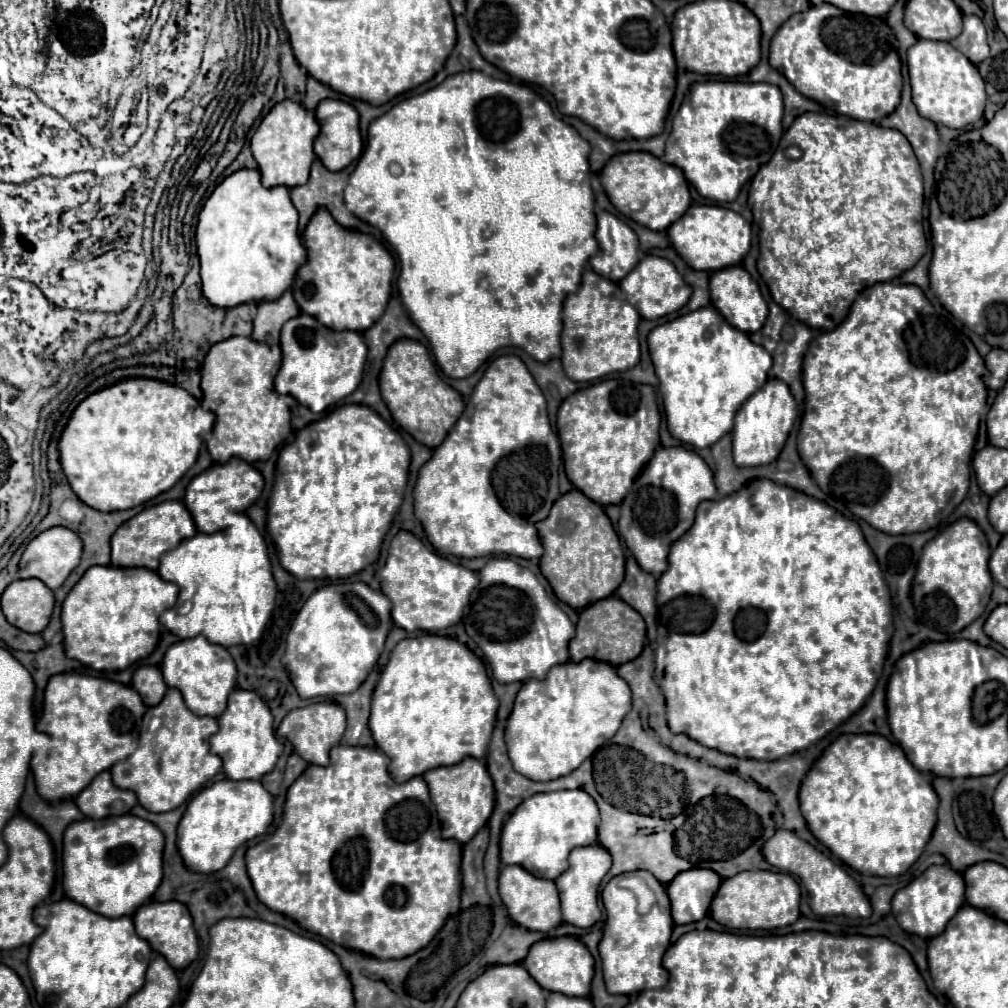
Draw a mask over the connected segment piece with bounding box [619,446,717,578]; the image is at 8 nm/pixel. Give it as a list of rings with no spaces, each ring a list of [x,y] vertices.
[[[659,446],[621,502],[619,534],[639,566],[659,578],[667,570],[669,546],[691,528],[697,504],[713,498],[717,498],[713,472],[701,456],[683,446]]]

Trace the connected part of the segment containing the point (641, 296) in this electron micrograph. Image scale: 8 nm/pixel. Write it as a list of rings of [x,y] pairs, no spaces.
[[[647,254],[621,282],[613,284],[619,286],[619,294],[622,293],[621,300],[631,304],[643,318],[649,318],[649,320],[655,320],[679,310],[681,306],[687,304],[691,296],[691,286],[683,280],[683,276],[677,272],[673,262],[653,254]]]

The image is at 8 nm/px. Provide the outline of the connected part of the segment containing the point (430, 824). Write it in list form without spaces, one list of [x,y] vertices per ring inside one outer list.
[[[333,746],[329,766],[307,766],[289,786],[279,828],[245,854],[257,898],[269,910],[293,918],[305,930],[335,944],[381,960],[405,958],[425,948],[451,912],[451,894],[461,888],[461,844],[441,838],[439,818],[423,778],[395,784],[387,766],[389,758],[377,748]]]

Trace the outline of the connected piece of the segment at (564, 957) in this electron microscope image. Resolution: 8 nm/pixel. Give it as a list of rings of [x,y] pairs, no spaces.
[[[575,936],[545,938],[545,940],[535,942],[529,948],[529,954],[523,960],[523,966],[545,990],[561,992],[569,996],[589,996],[589,988],[593,980],[593,956],[587,950],[587,946]]]

